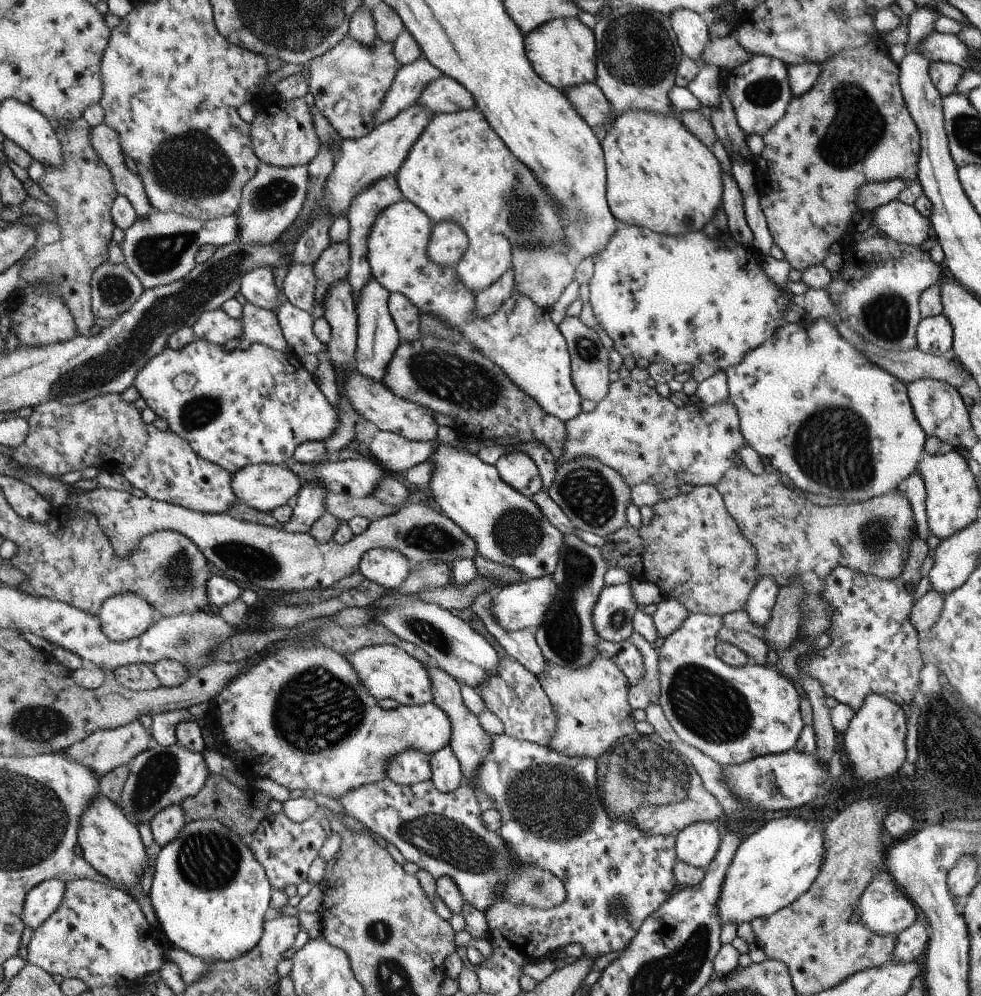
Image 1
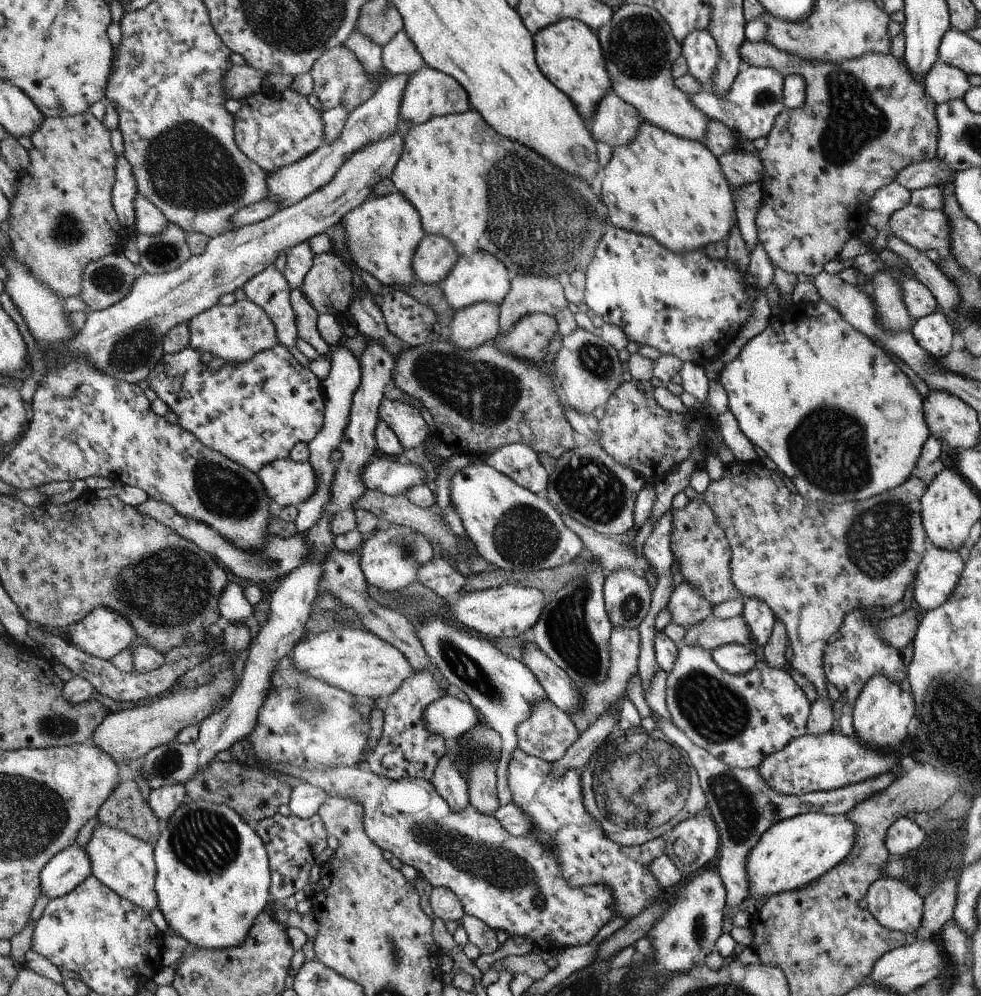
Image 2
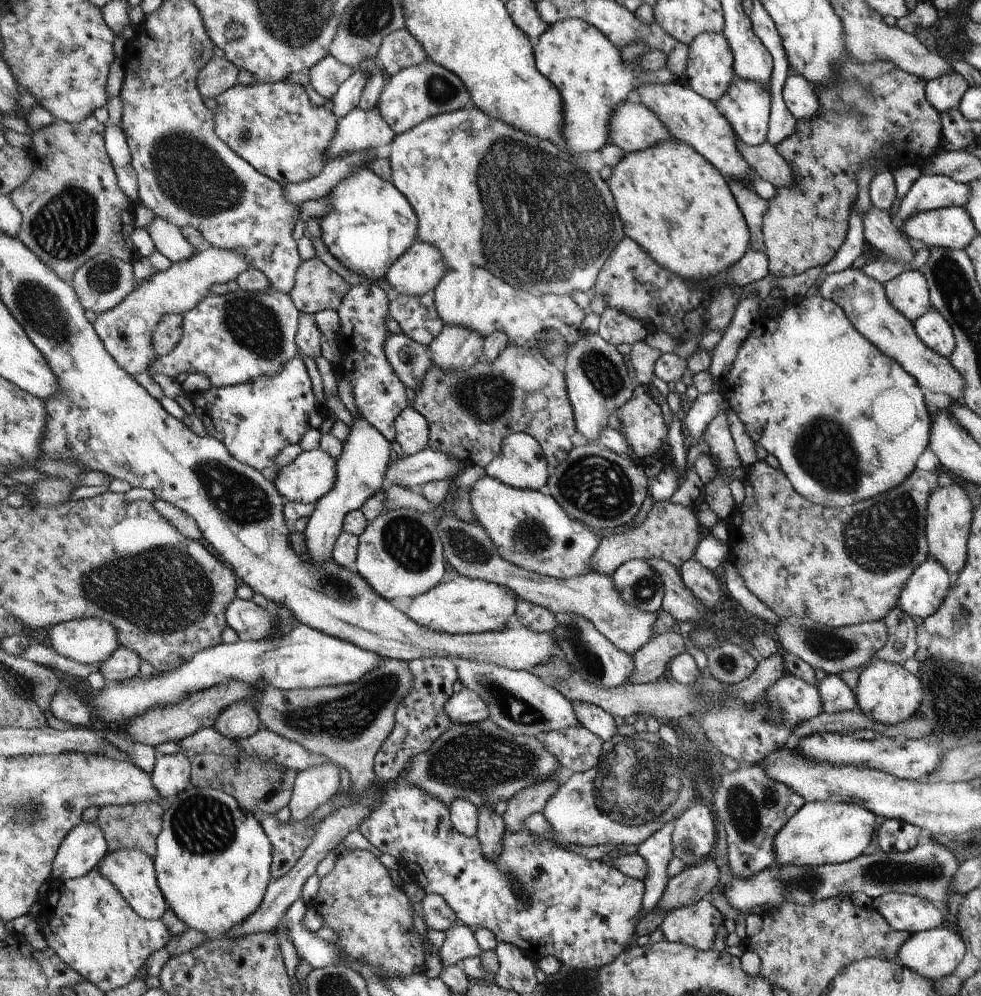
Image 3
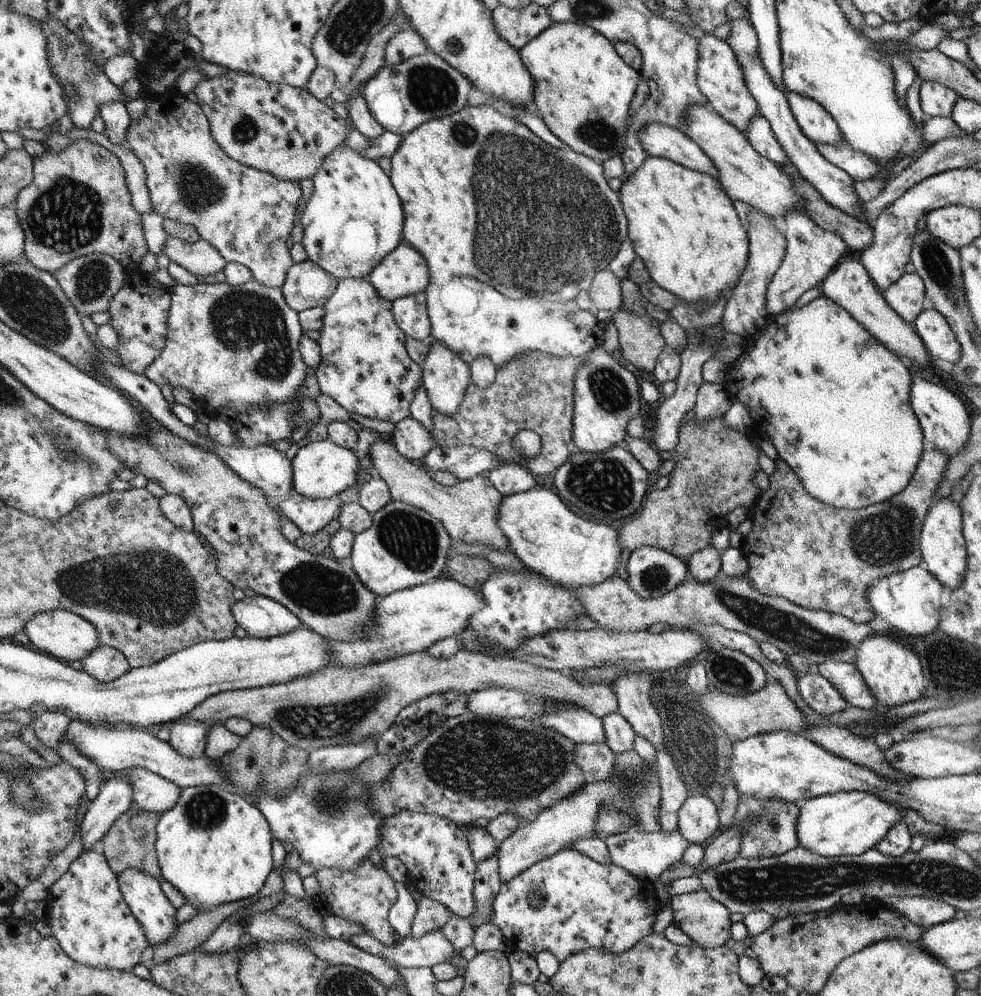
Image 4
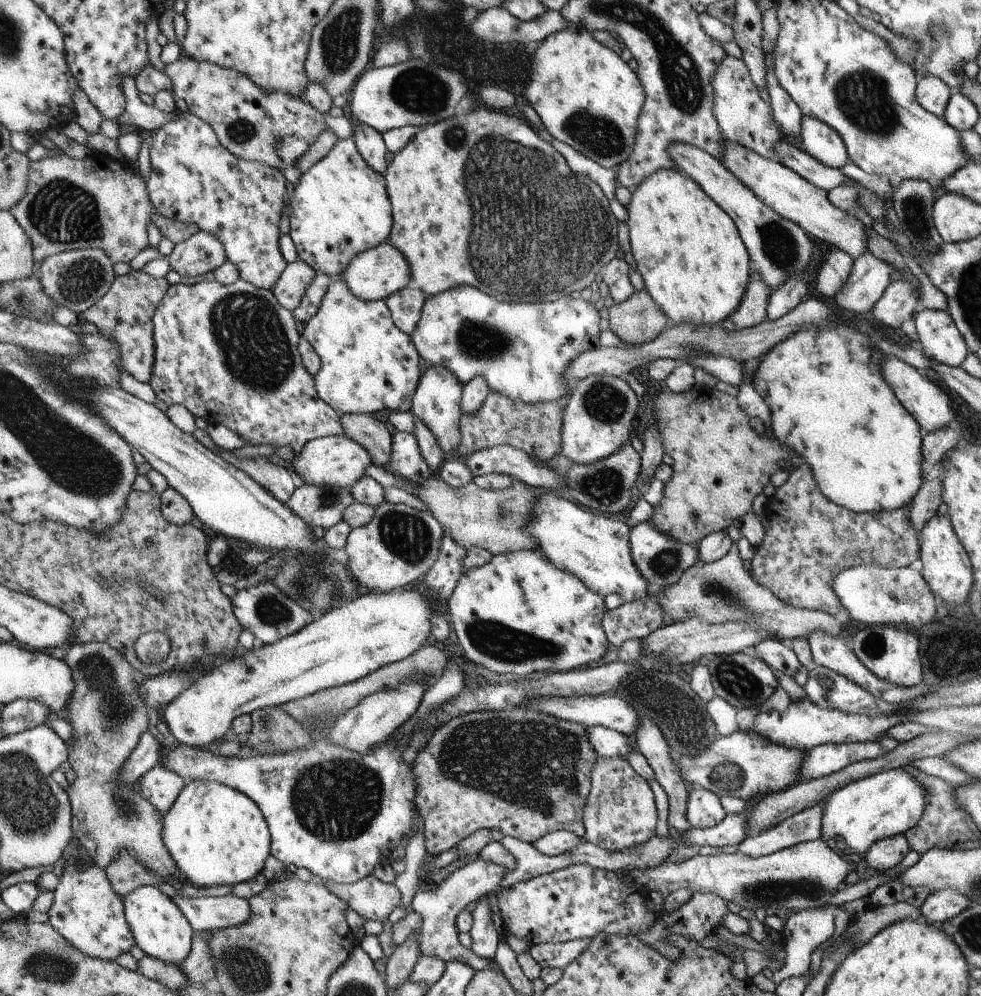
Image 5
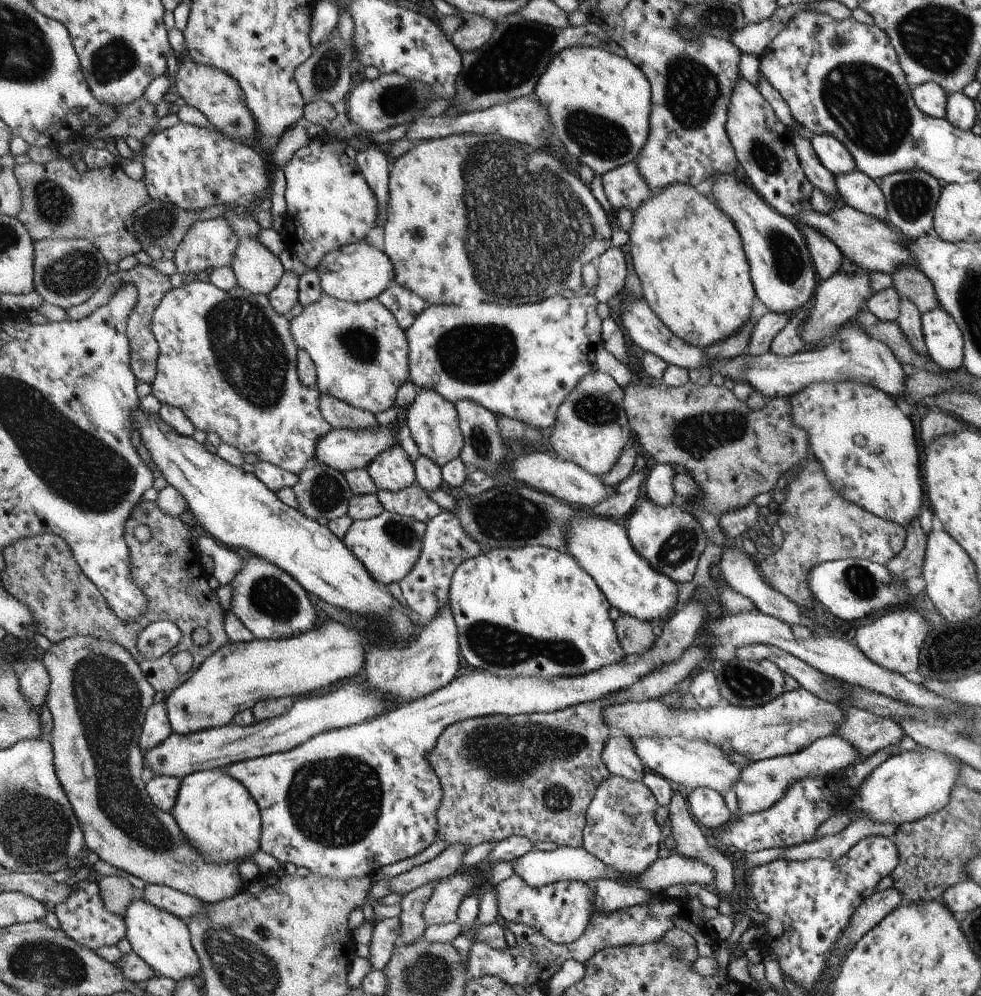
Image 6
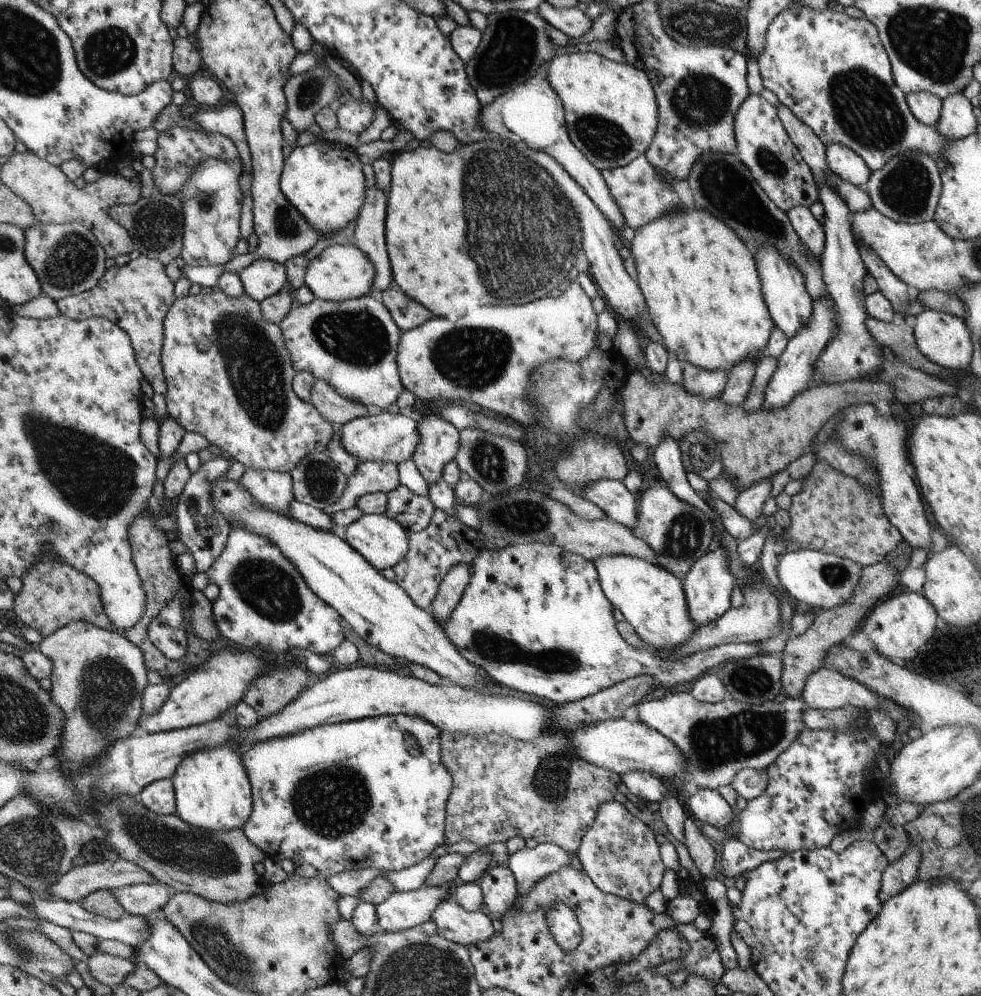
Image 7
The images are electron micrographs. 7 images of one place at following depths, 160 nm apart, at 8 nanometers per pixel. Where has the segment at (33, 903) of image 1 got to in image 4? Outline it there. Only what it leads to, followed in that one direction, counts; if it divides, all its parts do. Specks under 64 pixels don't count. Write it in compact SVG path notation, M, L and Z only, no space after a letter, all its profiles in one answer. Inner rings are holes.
M123 772L114 773L102 784L81 821L80 840L83 852L92 851L94 844L103 840L118 817L131 807L132 797L129 777Z

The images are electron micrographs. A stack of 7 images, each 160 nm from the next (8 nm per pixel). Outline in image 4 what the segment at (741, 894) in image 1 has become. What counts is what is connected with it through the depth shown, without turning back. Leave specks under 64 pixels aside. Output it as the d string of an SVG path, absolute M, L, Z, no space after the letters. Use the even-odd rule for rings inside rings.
M842 791L803 801L793 827L800 847L828 858L866 853L878 845L891 828L902 820L904 811L872 793Z

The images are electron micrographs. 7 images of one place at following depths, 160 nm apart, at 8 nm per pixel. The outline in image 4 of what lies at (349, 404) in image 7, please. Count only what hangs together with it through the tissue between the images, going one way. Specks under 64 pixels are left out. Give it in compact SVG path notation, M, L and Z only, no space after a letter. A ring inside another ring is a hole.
M381 436L369 448L369 456L374 470L387 482L394 501L402 501L418 507L440 519L451 535L452 542L466 541L490 545L499 551L510 551L508 539L498 524L500 506L503 495L490 482L489 473L480 473L475 477L458 481L454 486L442 486L419 462L409 461L396 450L388 437Z

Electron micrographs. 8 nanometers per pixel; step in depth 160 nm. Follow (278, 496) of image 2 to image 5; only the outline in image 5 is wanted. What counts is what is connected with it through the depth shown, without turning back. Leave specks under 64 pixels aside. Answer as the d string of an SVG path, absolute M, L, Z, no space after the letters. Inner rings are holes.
M342 434L318 437L308 442L304 450L294 457L293 470L306 485L352 488L365 475L364 472L370 464L372 464L370 452L360 443Z

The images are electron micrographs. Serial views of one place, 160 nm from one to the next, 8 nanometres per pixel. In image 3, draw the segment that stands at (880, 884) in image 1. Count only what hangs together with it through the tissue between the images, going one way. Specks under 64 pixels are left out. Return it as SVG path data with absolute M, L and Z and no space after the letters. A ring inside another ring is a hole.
M887 892L873 899L874 908L897 931L918 931L935 929L942 925L942 912L935 903L918 895Z

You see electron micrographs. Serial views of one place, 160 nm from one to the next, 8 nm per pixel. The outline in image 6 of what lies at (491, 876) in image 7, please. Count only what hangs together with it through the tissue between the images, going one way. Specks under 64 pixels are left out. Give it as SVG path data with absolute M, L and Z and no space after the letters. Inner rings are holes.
M512 875L493 886L499 900L499 916L510 924L534 927L556 944L578 941L590 925L598 898L594 882L563 880L542 887L530 887L518 875Z

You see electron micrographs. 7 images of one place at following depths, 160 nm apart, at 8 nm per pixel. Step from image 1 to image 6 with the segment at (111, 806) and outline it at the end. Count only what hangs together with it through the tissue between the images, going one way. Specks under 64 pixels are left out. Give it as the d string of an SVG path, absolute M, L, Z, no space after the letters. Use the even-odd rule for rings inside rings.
M142 897L134 899L125 910L127 939L132 950L140 955L158 975L164 975L174 980L194 976L202 972L199 955L196 954L194 944L191 942L191 931L187 921L171 911L162 910Z

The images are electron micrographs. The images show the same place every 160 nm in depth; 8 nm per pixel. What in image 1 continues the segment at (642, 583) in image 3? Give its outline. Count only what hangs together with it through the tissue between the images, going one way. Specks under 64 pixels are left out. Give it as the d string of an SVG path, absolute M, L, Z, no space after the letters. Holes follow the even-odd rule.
M629 585L604 586L599 594L593 608L592 624L603 641L625 641L634 632L632 617L638 605Z

